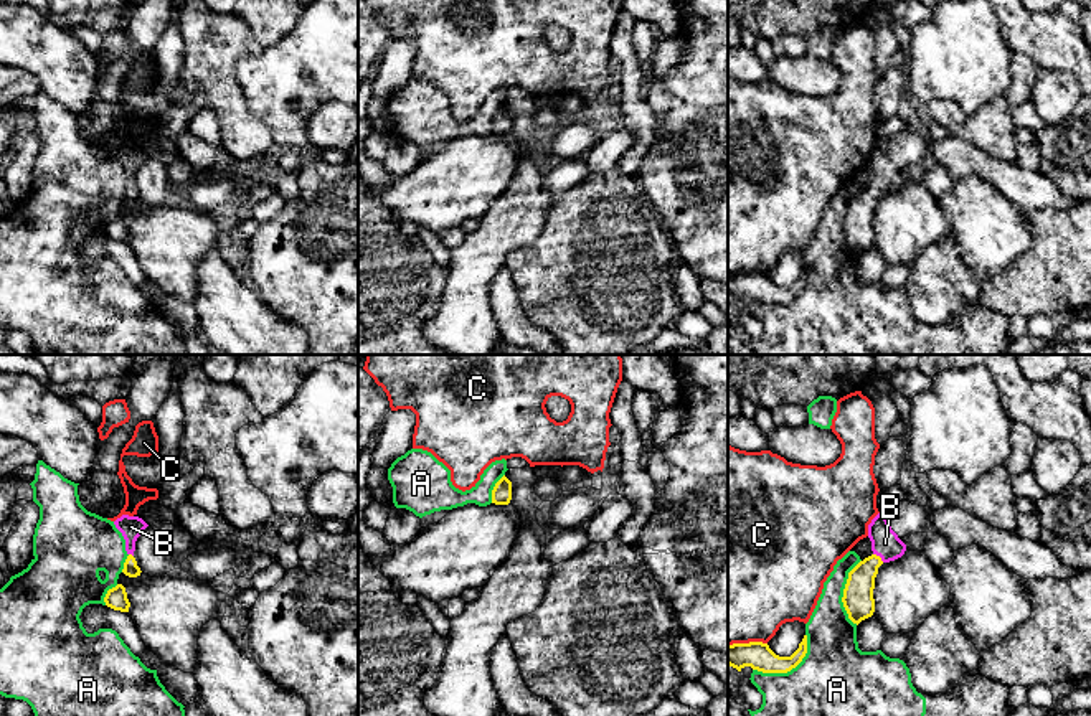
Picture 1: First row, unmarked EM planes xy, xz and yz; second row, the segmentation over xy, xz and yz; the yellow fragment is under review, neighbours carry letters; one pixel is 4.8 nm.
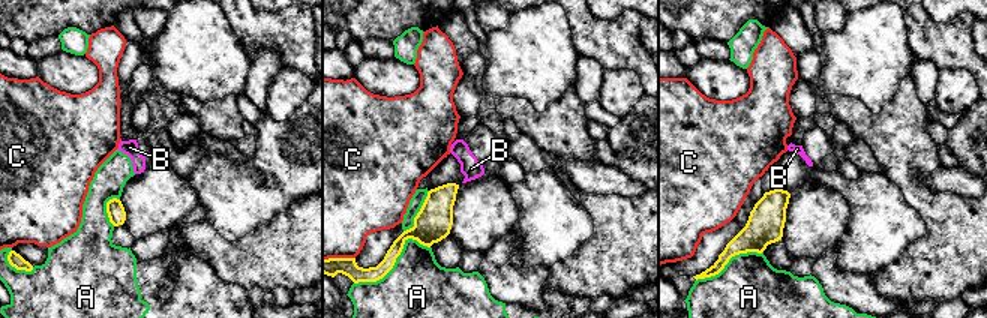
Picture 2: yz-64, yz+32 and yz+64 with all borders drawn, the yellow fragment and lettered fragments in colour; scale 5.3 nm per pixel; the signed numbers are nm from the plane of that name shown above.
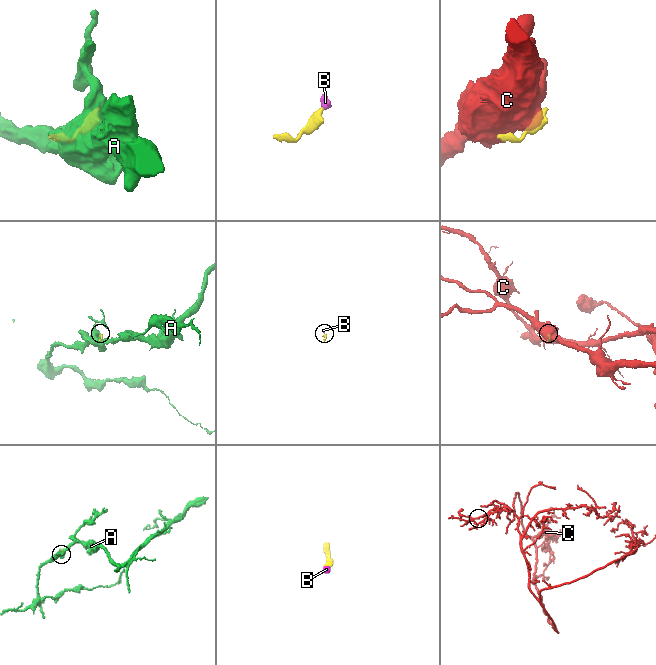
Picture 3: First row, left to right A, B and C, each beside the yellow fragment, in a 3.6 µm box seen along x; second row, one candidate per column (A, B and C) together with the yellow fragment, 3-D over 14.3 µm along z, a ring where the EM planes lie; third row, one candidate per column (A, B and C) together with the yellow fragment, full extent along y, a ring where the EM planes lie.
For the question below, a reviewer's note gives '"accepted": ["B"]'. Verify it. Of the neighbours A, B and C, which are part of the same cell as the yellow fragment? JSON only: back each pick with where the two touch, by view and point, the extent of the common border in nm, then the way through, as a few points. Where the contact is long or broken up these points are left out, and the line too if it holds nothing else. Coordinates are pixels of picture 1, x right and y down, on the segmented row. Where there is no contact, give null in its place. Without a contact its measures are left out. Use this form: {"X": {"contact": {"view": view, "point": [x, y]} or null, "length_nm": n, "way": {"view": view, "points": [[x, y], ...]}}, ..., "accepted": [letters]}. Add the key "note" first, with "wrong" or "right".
{"note": "right", "B": {"contact": {"view": "yz", "point": [878, 556]}, "length_nm": 70, "way": {"view": "yz", "points": [[859, 602], [860, 579], [878, 556], [885, 550], [885, 543]]}}, "accepted": ["B"]}

